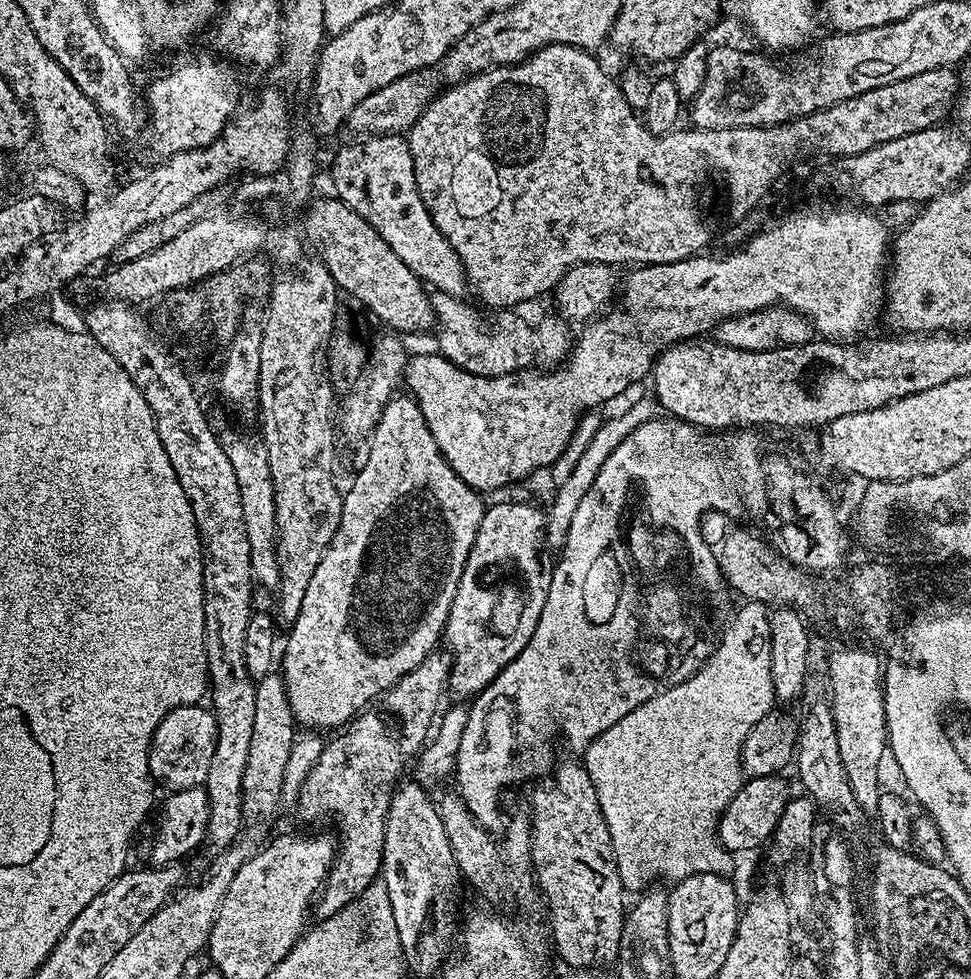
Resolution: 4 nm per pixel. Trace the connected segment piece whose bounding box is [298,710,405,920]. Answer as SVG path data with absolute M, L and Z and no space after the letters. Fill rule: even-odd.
M372 710L357 715L343 731L333 735L336 737L332 741L329 739L325 743L314 770L310 770L300 791L298 809L302 819L320 820L323 816L333 816L340 827L336 861L324 879L322 895L314 904L315 915L318 914L320 920L338 914L357 900L381 875L388 808L394 785L405 775L400 769L400 752L396 752L396 744L384 740L387 729L386 720L375 716Z

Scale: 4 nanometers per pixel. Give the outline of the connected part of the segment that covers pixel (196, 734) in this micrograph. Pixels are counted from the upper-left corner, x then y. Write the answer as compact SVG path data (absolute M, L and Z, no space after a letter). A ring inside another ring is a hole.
M199 703L170 710L170 714L166 714L166 718L162 718L162 722L158 724L158 730L154 732L154 738L150 742L148 765L153 781L159 787L161 784L168 788L169 793L203 786L206 774L210 774L217 734L216 714L211 707Z

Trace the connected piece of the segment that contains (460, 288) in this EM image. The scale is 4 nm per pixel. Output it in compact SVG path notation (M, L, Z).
M389 134L368 136L357 140L360 140L357 144L346 145L337 154L336 161L332 164L332 184L336 187L335 195L343 204L362 214L362 218L366 218L366 222L370 222L370 226L374 226L374 230L382 234L386 246L390 246L390 250L394 250L394 254L398 254L398 258L402 258L402 262L406 262L406 266L414 270L414 274L421 282L428 286L433 284L431 287L437 292L463 297L464 288L466 289L464 263L458 258L454 246L450 246L448 239L440 233L418 194L418 186L414 178L414 158L407 139L400 134Z

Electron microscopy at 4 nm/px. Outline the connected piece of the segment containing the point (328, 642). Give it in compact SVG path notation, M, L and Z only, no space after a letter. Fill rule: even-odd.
M397 394L392 397L392 401L388 403L382 410L380 415L380 420L376 424L376 428L370 434L370 441L372 440L372 445L368 448L368 457L364 460L364 465L360 468L360 473L352 480L352 485L346 488L343 493L344 505L342 506L342 518L341 525L338 526L337 533L334 534L333 541L330 542L329 548L324 554L322 554L322 560L318 563L318 568L314 571L314 578L310 581L310 586L306 589L306 596L302 601L302 608L298 614L298 618L293 624L287 629L288 641L283 641L282 644L282 675L284 681L286 682L286 694L290 698L290 710L294 714L297 725L303 726L305 724L305 729L308 730L320 730L316 728L336 728L332 730L340 730L345 727L359 713L361 710L367 709L368 704L371 702L375 696L383 697L388 690L398 683L399 679L406 674L410 674L418 665L423 662L432 652L437 651L438 645L441 643L442 637L444 635L444 624L448 621L448 615L450 614L450 606L454 602L454 594L458 590L458 582L462 578L462 570L466 566L466 558L470 554L470 550L474 546L474 538L478 534L478 526L482 522L484 517L484 509L486 507L485 497L481 493L477 492L476 489L472 488L466 482L462 482L462 478L458 478L458 474L454 474L454 470L446 462L446 458L438 450L438 446L434 442L434 434L430 434L430 430L426 426L426 418L422 416L422 410L416 405L416 401L412 399L411 396L407 394Z

